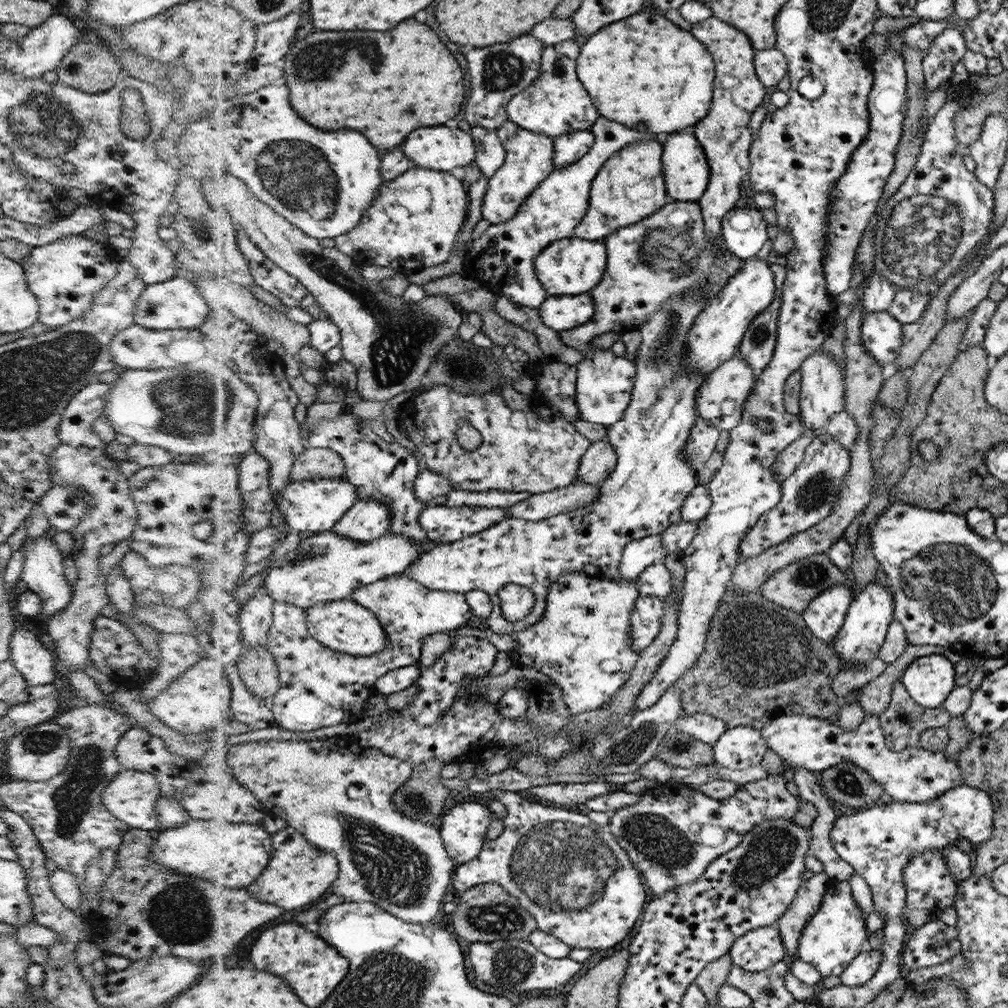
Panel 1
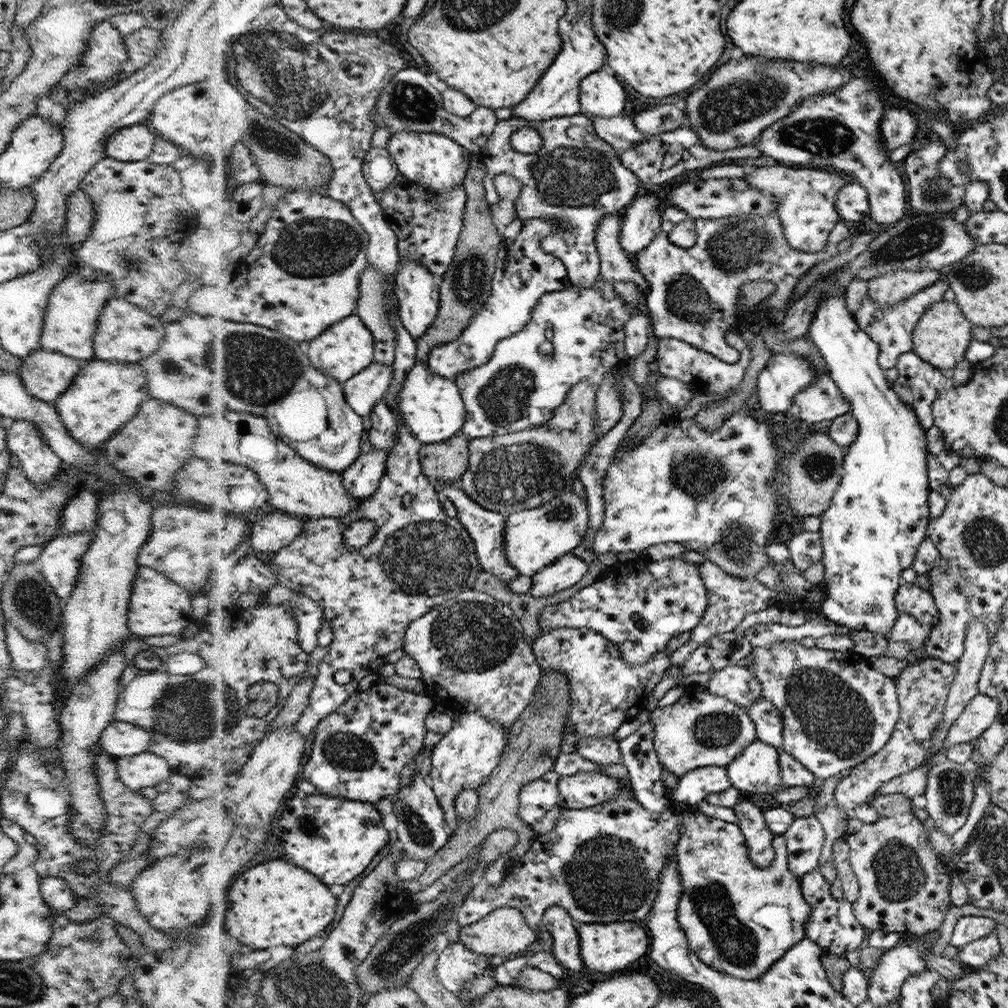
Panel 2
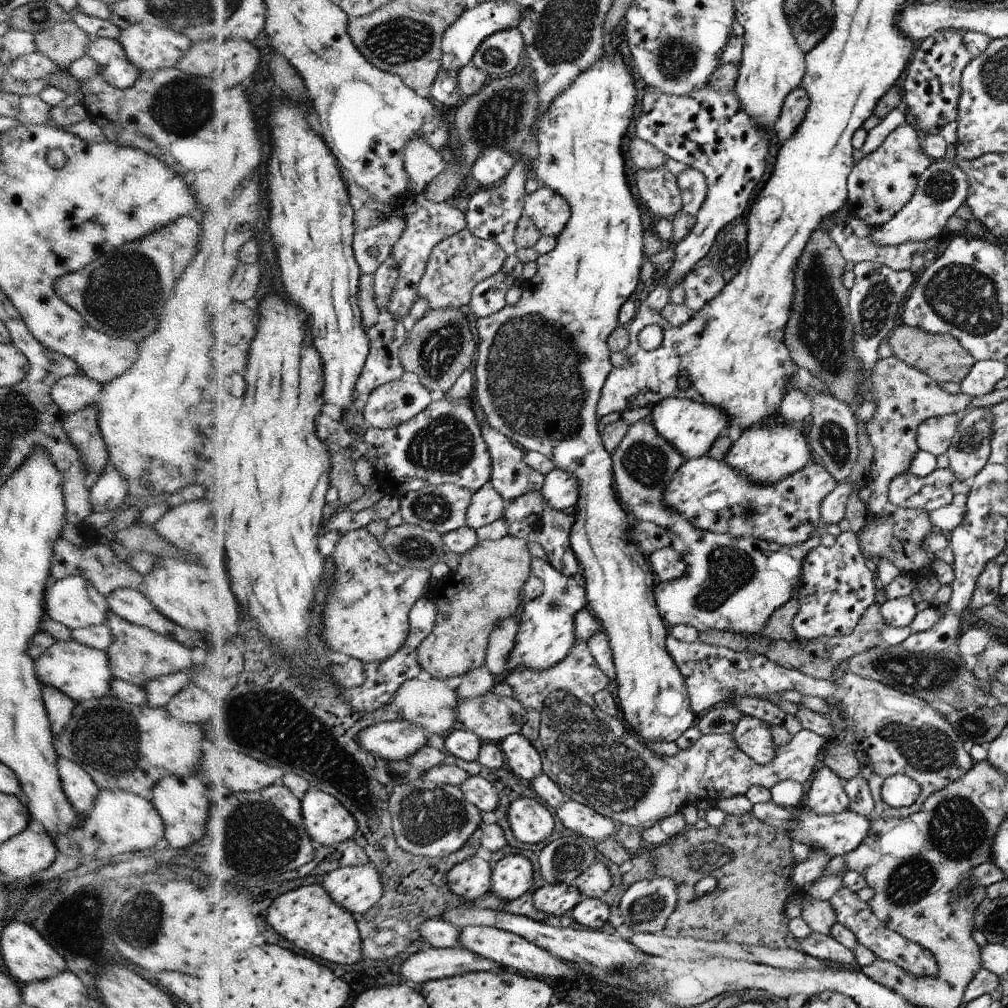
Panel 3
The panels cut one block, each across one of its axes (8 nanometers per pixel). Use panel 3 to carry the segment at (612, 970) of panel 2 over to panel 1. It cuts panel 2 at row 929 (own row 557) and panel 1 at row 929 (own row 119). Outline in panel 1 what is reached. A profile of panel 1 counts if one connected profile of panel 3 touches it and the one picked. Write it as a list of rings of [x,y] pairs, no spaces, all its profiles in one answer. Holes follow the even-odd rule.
[[[490,791],[489,795],[506,807],[502,818],[504,831],[498,838],[486,841],[477,859],[459,866],[458,874],[454,877],[457,894],[476,885],[498,883],[530,912],[538,930],[552,934],[570,947],[598,951],[620,945],[634,928],[642,910],[645,910],[646,890],[642,884],[643,878],[640,878],[638,870],[632,866],[632,860],[608,827],[594,824],[585,810],[576,813],[543,803],[532,804],[514,792]]]

